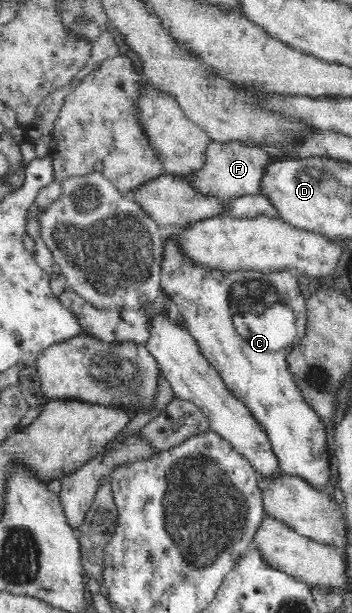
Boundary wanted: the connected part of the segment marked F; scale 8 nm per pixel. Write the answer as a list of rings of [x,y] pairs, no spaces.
[[[213,140],[206,149],[206,163],[200,171],[190,173],[188,179],[202,190],[204,194],[218,197],[220,200],[240,198],[245,195],[260,194],[262,177],[266,168],[271,164],[268,150],[252,143],[245,143],[238,140],[217,142]]]

